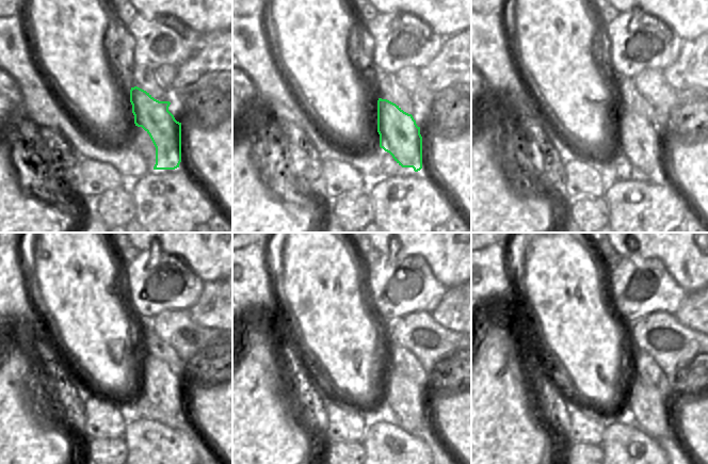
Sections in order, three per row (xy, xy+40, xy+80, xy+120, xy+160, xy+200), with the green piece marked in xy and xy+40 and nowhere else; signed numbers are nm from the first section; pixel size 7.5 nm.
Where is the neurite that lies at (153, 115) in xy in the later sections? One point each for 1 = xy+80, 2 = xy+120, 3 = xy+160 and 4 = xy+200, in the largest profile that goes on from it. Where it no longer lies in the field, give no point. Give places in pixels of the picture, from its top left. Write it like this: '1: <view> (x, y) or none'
1: xy+80 (637, 140)
2: xy+120 (158, 383)
3: xy+160 (402, 395)
4: xy+200 (641, 398)

